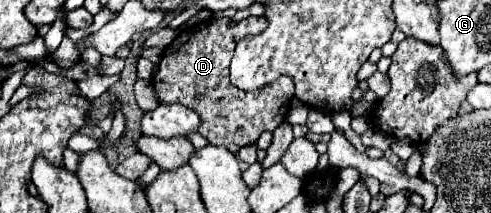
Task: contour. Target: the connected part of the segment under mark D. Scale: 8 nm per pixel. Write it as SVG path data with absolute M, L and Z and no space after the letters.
M219 16L209 22L199 22L179 32L179 36L165 48L157 72L151 78L161 104L183 104L195 110L201 118L199 134L207 138L209 144L225 146L233 154L237 154L241 146L255 144L261 132L273 132L285 120L291 98L295 96L295 84L289 76L281 76L267 84L267 88L255 92L239 90L229 82L229 62L235 44L243 40L243 36L257 36L265 28L265 16L249 16L241 22L233 22L231 16Z

